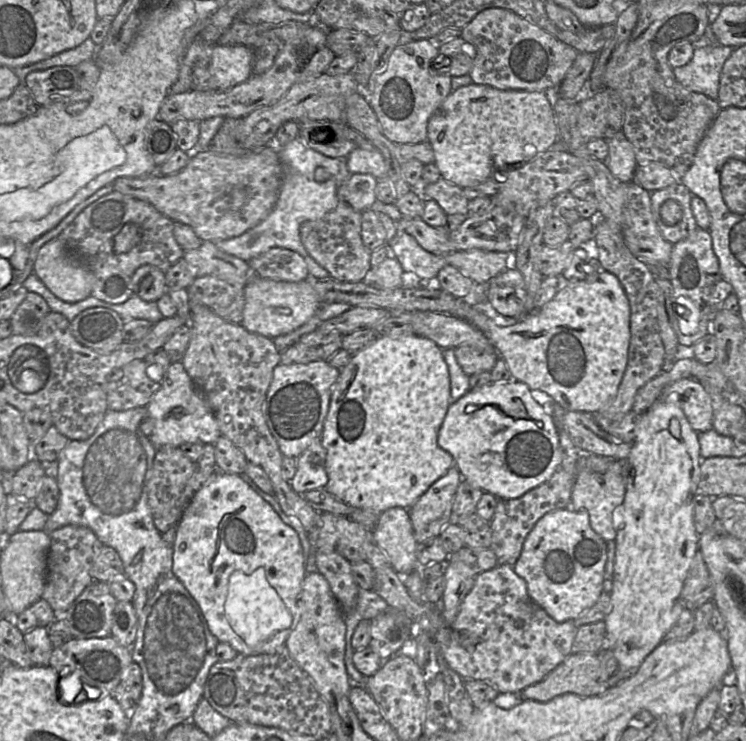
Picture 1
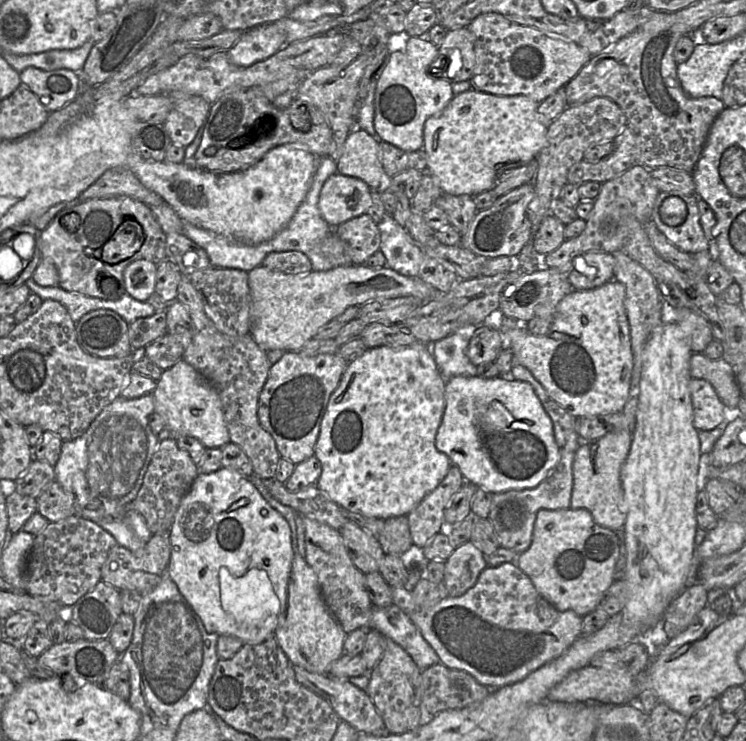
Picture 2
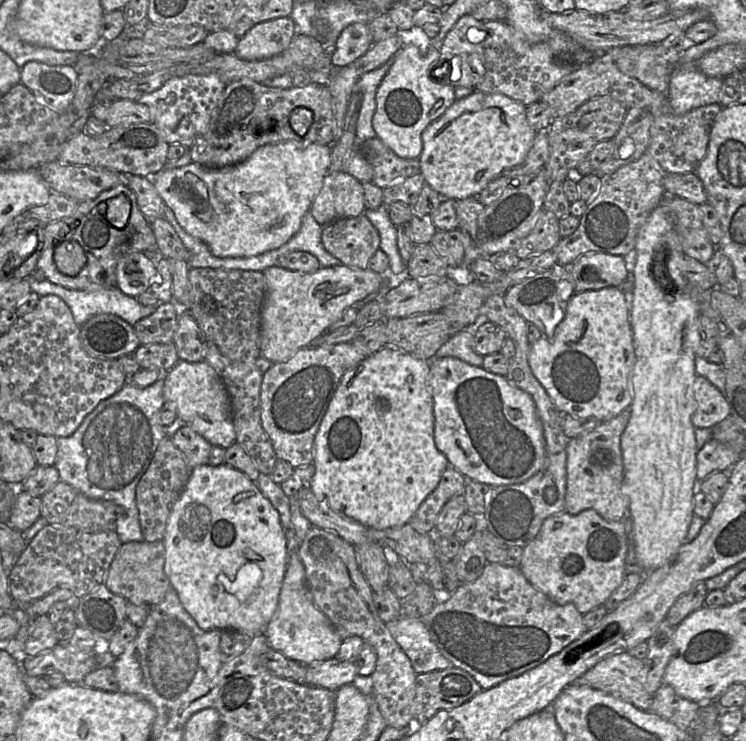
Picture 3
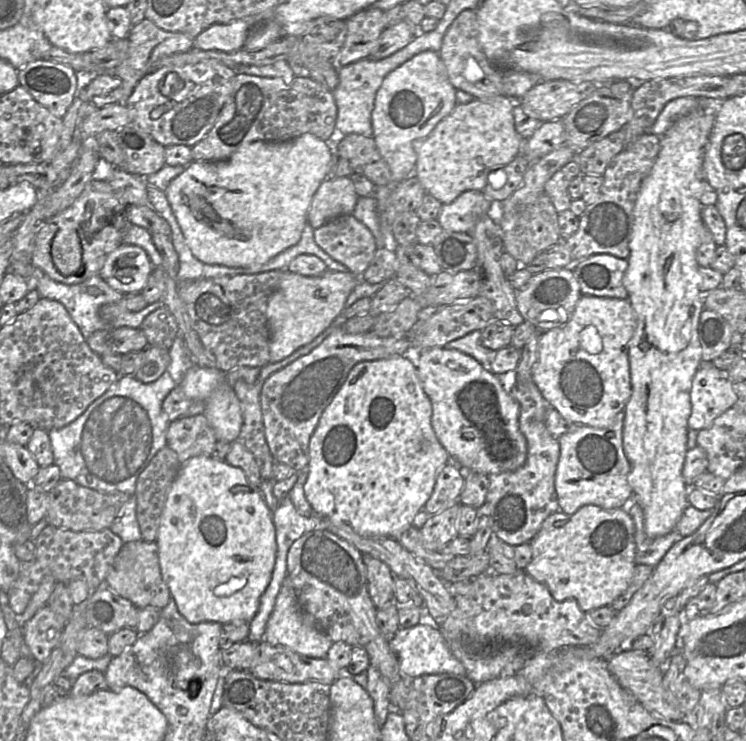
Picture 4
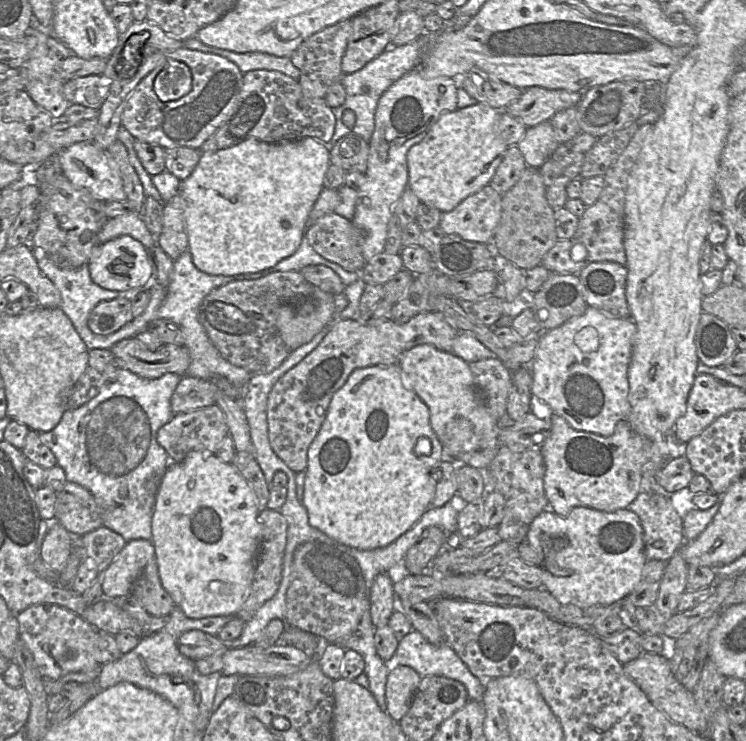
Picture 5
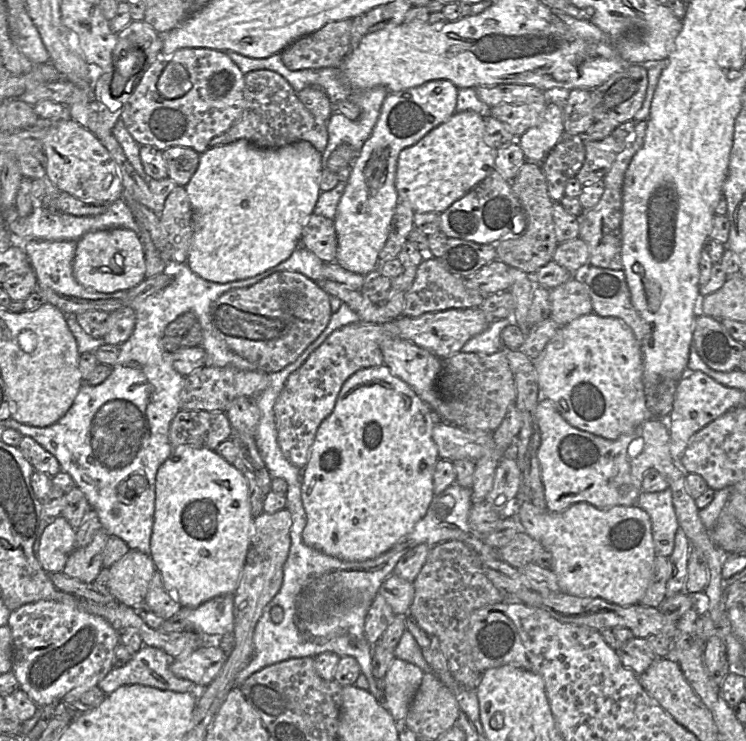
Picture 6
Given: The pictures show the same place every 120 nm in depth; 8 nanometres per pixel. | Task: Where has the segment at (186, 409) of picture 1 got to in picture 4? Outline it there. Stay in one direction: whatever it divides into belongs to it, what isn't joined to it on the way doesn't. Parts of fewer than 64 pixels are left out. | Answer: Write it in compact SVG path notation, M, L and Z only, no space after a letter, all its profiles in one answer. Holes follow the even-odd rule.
M194 364L186 371L183 380L177 386L189 399L204 404L203 414L212 427L217 440L232 443L239 437L243 415L240 401L233 388L228 384L226 373L218 368L206 368Z

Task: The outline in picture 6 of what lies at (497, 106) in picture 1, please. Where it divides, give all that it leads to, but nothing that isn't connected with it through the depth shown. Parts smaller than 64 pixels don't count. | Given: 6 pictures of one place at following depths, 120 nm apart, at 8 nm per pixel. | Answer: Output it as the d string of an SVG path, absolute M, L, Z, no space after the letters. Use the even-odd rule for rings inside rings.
M474 111L455 112L416 144L401 150L395 179L399 201L407 203L415 213L441 214L495 170L497 149L493 149L487 143L483 117L483 114Z

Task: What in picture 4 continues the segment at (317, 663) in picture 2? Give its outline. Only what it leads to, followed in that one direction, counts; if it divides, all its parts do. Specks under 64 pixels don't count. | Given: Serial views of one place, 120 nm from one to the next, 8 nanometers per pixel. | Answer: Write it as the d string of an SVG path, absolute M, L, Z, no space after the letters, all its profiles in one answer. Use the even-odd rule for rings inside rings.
M288 570L268 621L264 641L275 646L287 647L294 652L317 659L326 658L330 647L333 645L333 641L317 626L314 618L300 609L295 590L288 578Z

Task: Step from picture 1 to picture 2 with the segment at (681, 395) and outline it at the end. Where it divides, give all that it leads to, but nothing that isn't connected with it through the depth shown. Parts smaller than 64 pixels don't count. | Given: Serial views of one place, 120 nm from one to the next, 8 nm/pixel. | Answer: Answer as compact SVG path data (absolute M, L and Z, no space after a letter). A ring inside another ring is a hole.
M691 378L689 389L694 427L699 431L724 426L729 419L729 411L712 385L704 379Z

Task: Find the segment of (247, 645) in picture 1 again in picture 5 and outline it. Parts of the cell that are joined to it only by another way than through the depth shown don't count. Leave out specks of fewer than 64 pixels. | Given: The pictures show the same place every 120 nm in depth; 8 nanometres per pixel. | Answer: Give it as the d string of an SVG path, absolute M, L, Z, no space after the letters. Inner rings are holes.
M191 451L180 463L170 463L168 466L156 495L154 514L152 519L151 541L155 548L155 559L159 569L159 577L163 588L169 593L177 606L184 614L192 619L200 619L210 616L236 616L243 603L249 596L253 583L256 559L258 556L262 538L262 527L259 523L260 511L257 499L252 488L232 463L222 462L215 454L202 451Z

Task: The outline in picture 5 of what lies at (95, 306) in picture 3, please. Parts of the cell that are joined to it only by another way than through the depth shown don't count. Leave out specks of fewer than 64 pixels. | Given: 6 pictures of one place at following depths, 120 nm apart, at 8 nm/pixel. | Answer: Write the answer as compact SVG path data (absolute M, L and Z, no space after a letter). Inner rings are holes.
M33 247L32 253L42 273L56 286L60 292L61 303L59 308L71 320L76 331L89 350L111 349L119 341L126 338L134 338L138 334L146 331L156 321L156 314L165 299L166 289L158 284L150 283L148 286L150 292L150 301L143 314L134 318L131 322L127 323L121 329L112 334L99 335L93 333L88 327L88 318L93 308L102 301L123 297L125 296L125 293L115 290L107 290L94 283L91 279L87 264L77 268L61 268L50 259L44 249Z

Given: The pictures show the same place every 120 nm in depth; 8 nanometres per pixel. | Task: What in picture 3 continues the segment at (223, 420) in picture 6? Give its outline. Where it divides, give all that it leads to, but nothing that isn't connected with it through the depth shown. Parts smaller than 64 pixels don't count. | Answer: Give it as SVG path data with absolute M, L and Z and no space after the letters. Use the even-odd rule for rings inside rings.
M189 425L181 427L171 440L191 467L208 464L212 445Z

